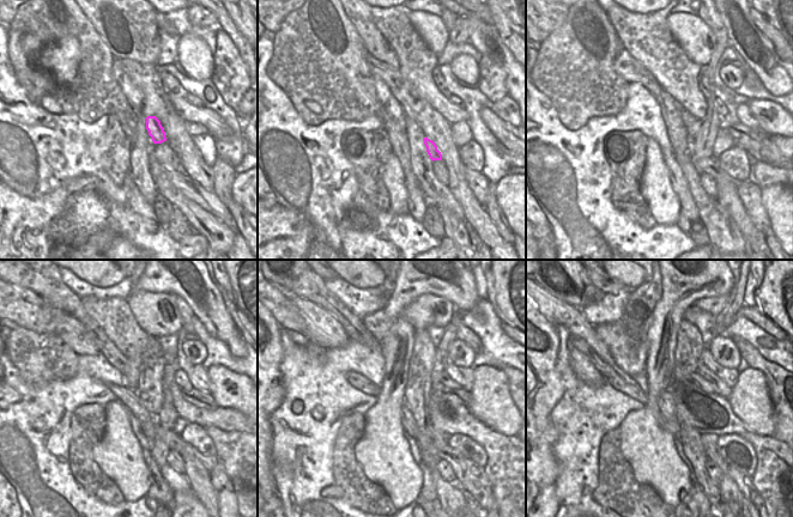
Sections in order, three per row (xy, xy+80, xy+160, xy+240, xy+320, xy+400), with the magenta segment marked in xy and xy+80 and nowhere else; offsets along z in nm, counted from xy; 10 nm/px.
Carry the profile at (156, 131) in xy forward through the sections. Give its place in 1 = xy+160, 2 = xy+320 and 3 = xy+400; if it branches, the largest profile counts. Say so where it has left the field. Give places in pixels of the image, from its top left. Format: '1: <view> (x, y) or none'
1: xy+160 (709, 165)
2: xy+320 (472, 480)
3: xy+400 (755, 503)

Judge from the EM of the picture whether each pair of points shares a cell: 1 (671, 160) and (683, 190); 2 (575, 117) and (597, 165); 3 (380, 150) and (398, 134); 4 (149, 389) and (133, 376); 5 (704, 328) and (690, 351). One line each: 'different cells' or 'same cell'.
1: same cell
2: different cells
3: different cells
4: different cells
5: different cells

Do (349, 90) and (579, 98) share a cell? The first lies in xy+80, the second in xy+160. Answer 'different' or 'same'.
same

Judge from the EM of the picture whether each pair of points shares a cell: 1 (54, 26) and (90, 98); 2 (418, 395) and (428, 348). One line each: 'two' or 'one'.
1: one
2: one

